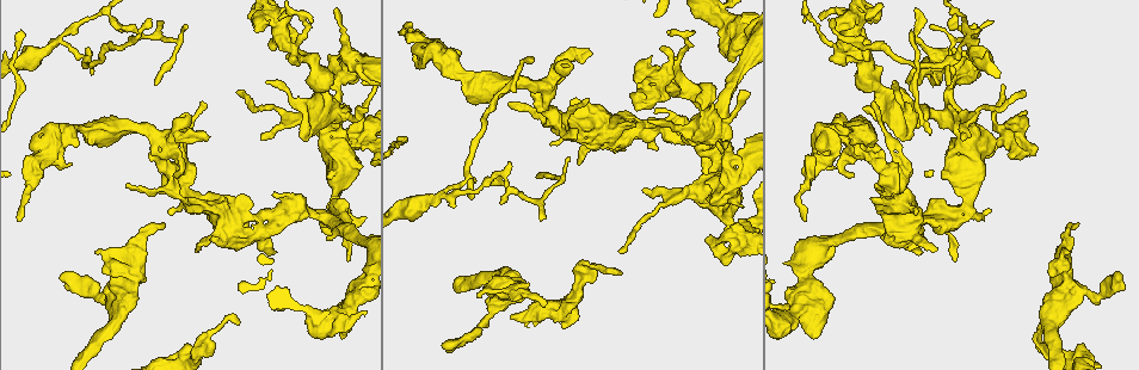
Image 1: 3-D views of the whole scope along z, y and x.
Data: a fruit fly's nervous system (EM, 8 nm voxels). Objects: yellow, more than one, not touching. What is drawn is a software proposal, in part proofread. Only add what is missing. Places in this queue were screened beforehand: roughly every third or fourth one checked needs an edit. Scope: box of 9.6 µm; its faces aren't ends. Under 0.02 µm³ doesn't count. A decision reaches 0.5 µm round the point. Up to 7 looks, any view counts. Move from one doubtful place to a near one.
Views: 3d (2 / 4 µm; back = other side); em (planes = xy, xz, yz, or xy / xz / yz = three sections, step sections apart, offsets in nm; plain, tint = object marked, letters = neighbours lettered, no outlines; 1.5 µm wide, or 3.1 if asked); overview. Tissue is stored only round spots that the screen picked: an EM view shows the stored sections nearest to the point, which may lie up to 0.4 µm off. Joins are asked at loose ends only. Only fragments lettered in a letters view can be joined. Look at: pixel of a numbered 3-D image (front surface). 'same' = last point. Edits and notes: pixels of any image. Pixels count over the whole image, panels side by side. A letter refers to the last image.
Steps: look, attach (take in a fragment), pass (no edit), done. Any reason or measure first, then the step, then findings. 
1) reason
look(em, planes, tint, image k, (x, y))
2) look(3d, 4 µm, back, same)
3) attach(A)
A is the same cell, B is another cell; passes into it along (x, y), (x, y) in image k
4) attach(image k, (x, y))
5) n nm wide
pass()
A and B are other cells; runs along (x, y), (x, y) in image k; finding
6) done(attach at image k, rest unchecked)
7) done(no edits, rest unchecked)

an open end
look(em, xz, step 8, letters, image 1, (904, 139))

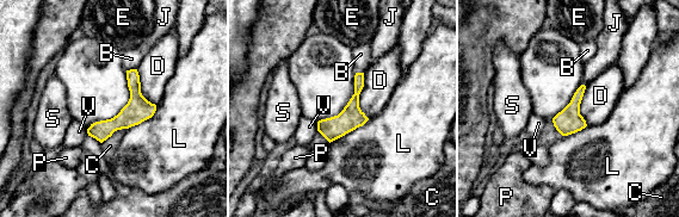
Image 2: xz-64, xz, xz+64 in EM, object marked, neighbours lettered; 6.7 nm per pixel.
look(em, planes, letters, same)

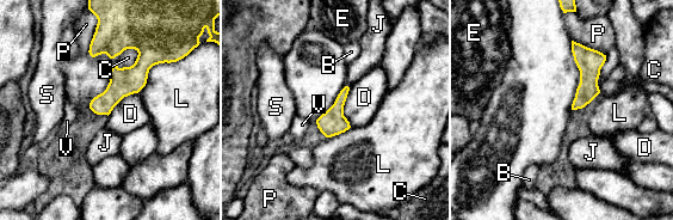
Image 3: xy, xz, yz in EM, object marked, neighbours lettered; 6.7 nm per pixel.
pass()
B, C, D, E, J, L, P, S and V are other cells; runs along (105, 37), (134, 44), (141, 66), (99, 111) in image 3; none of them fits

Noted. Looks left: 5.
thick end
look(3d, 4 µm, back, image 1, (98, 253))

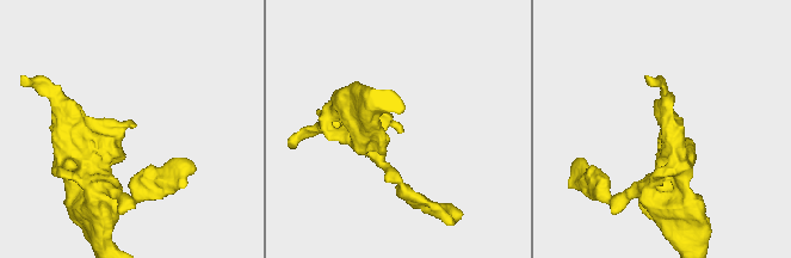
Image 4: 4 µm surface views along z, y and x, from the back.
shape alone is not enough
look(em, yz, step 4, tint, image 4, (402, 128))

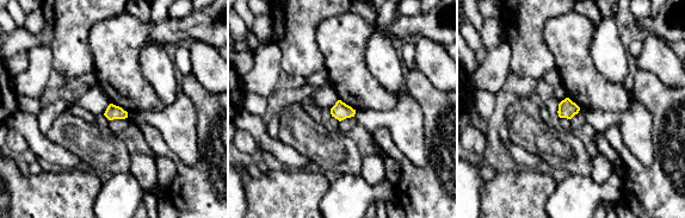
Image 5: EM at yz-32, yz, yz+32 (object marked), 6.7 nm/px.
another direction
look(em, planes, letters, same)

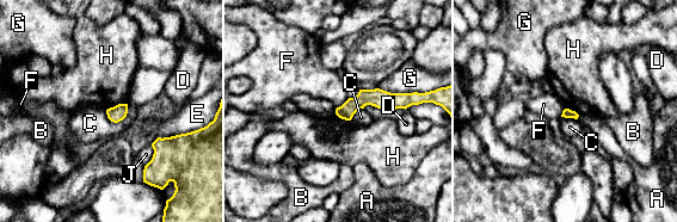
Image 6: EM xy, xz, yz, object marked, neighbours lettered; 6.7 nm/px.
pass()
A, B, C, D, E, F, G, H and J are other cells; runs along (408, 98), (361, 99), (338, 111) in image 6; no lettered fragment goes on from it

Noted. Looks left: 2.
an open end
look(3d, 2 µm, image 1, (921, 254))

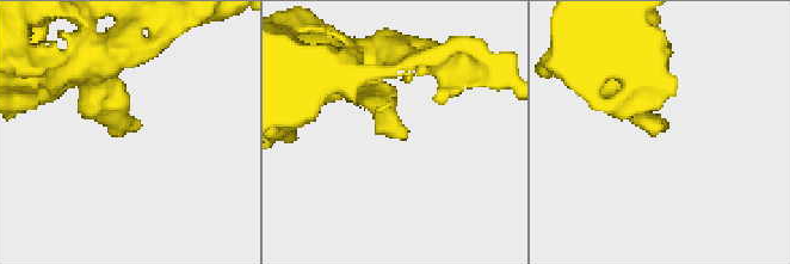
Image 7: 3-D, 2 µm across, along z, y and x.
look(em, xy, step 4, letters, image 7, (406, 134))

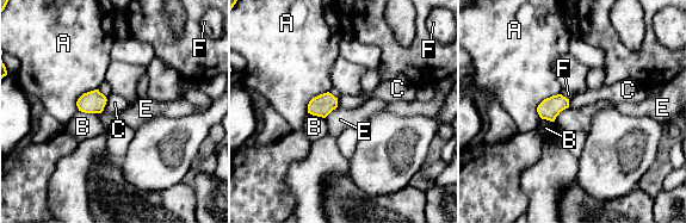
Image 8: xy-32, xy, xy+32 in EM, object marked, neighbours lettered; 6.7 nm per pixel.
A touches over 220 nm
pass()
A, B, C, E and F are other cells; no lettered fragment goes on from it

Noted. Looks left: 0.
done(no edits, rest unchecked)

